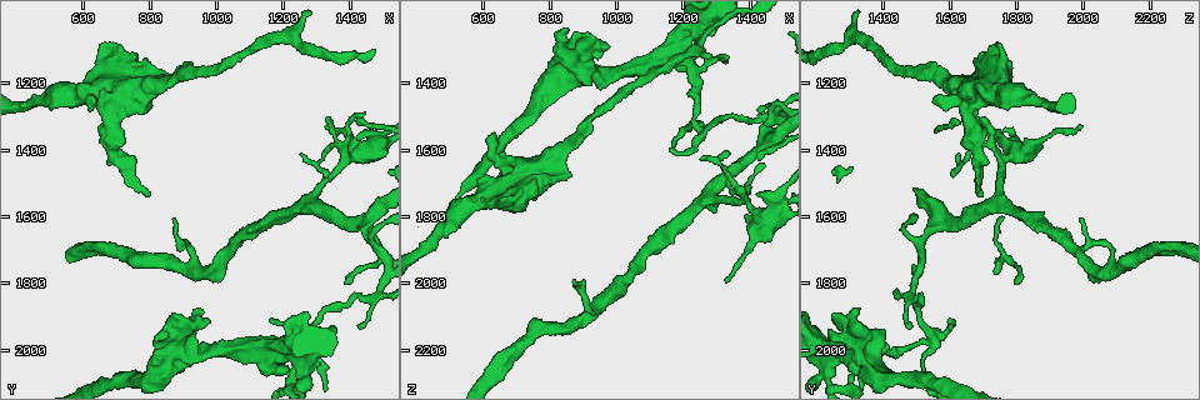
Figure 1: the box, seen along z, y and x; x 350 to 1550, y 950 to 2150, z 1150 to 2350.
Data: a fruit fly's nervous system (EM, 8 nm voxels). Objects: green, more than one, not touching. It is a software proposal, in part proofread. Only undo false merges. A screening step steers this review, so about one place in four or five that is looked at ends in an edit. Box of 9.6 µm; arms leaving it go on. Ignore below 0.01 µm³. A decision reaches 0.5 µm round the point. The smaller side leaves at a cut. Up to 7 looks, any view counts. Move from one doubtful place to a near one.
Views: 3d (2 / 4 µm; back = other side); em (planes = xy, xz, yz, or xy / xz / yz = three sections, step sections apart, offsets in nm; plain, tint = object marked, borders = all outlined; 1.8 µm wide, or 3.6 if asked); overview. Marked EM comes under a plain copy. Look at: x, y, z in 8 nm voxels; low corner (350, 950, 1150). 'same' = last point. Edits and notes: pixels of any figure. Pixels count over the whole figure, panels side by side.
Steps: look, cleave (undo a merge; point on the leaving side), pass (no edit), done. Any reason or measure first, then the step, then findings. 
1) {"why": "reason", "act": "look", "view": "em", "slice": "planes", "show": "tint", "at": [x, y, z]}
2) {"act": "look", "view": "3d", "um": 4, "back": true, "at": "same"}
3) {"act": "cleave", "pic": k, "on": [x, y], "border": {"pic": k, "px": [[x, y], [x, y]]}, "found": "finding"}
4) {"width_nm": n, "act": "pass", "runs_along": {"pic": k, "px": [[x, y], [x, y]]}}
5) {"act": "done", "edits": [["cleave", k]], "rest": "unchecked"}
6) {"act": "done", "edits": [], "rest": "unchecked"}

{"why": "branch point", "act": "look", "view": "em", "um": 3.6, "slice": "planes", "show": "borders", "at": [1240, 1970, 1530]}

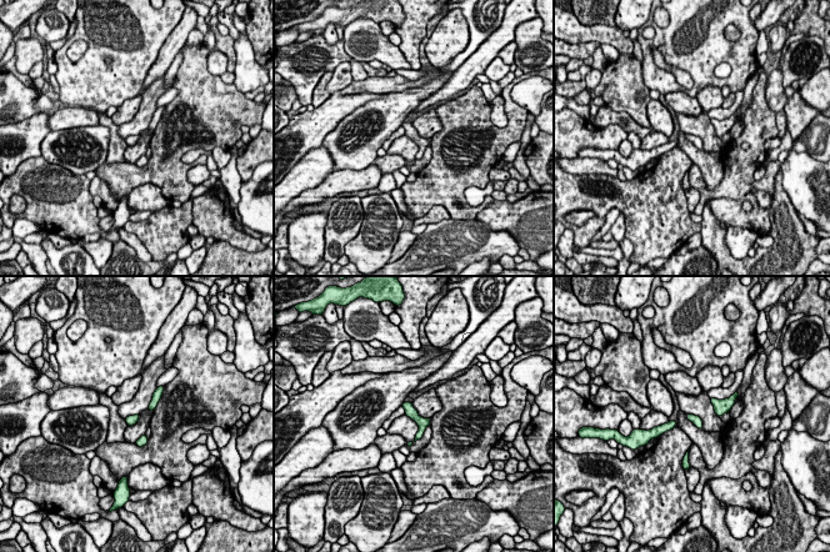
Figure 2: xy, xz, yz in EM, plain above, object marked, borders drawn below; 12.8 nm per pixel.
{"width_nm": 120, "act": "pass", "found": "all the same cell"}

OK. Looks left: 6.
{"act": "look", "view": "3d", "um": 2, "back": true, "at": [1480, 1840, 1480]}

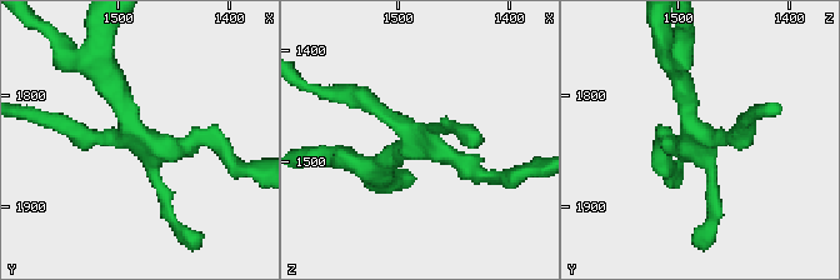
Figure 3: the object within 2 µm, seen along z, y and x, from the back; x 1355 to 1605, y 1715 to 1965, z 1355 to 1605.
{"act": "look", "view": "em", "slice": "xz", "step": 8, "show": "tint", "at": [1484, 1836, 1484]}

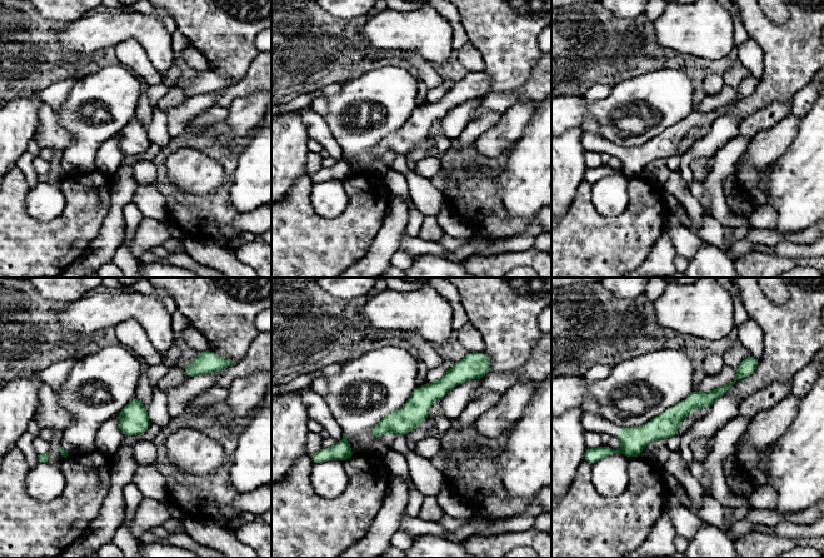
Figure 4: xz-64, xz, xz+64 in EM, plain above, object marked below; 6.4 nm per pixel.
{"width_nm": 140, "act": "cleave", "pic": 4, "on": [634, 439], "border": {"pic": 4, "px": [[622, 448], [624, 452]]}, "found": "two cells meet here"}

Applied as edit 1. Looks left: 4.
{"act": "look", "view": "overview"}

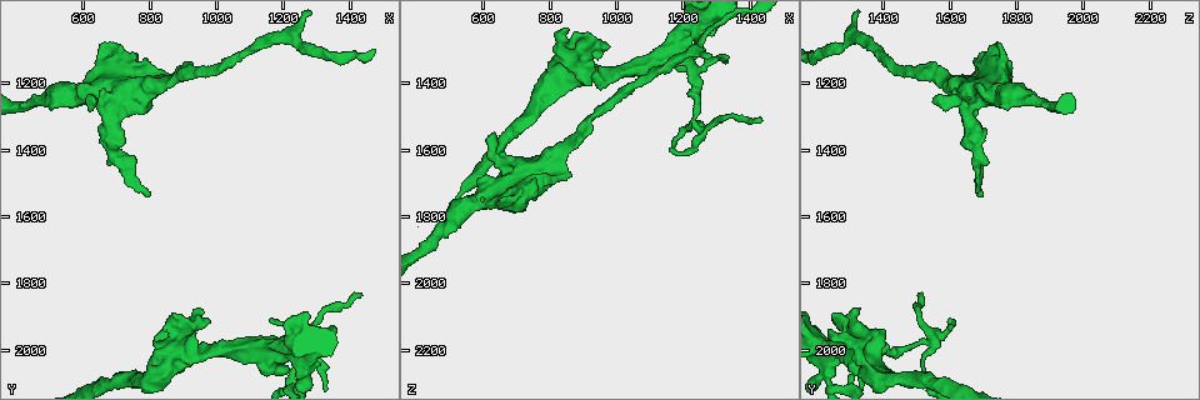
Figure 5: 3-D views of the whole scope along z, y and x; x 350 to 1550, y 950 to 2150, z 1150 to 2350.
{"why": "sudden change in width", "act": "look", "view": "em", "slice": "xz", "step": 4, "show": "tint", "at": [1190, 2010, 1280]}

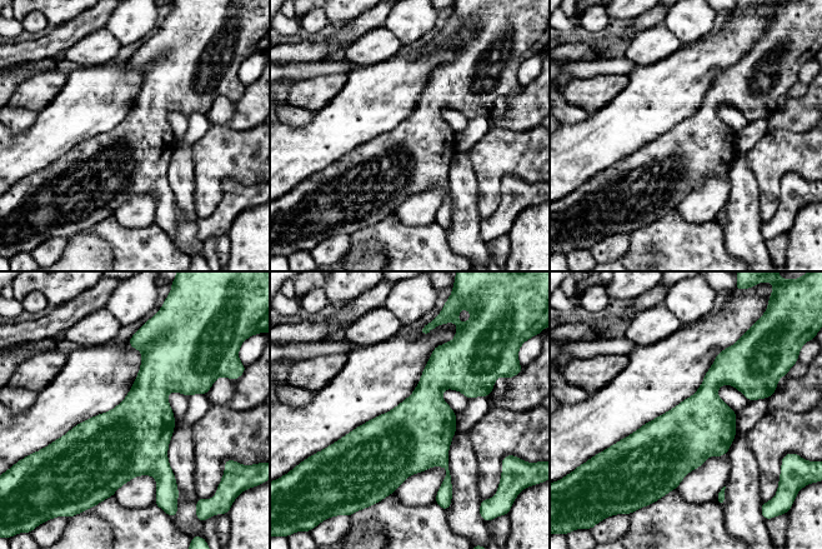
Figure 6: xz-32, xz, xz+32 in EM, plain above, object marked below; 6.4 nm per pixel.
{"why": "cut it another way", "act": "look", "view": "em", "slice": "planes", "show": "tint", "at": "same"}

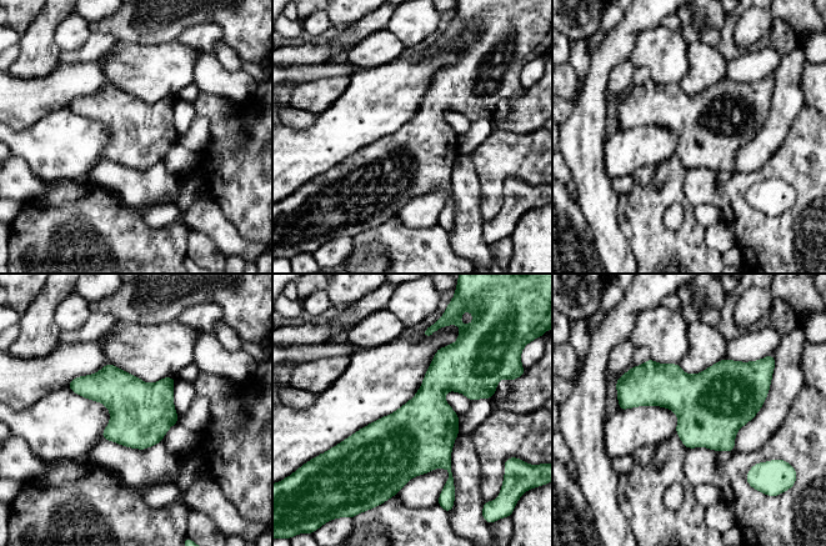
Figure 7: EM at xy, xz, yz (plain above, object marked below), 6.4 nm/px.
{"act": "pass", "found": "one cell here"}

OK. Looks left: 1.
{"act": "done", "edits": [["cleave", 4]], "rest": "unchecked"}

